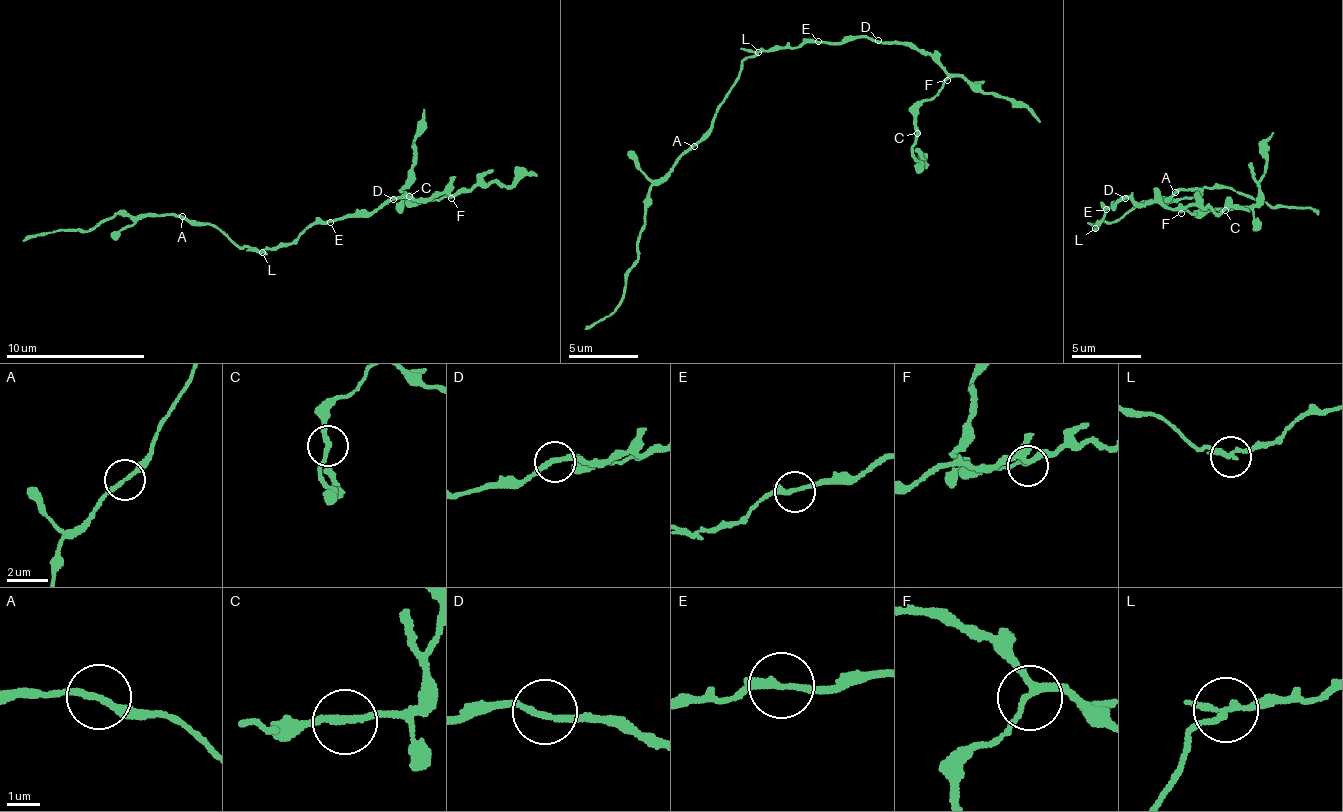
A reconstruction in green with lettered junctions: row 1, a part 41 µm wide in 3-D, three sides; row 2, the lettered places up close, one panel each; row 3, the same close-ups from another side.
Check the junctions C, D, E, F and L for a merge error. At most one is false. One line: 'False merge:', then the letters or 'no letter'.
False merge: L

